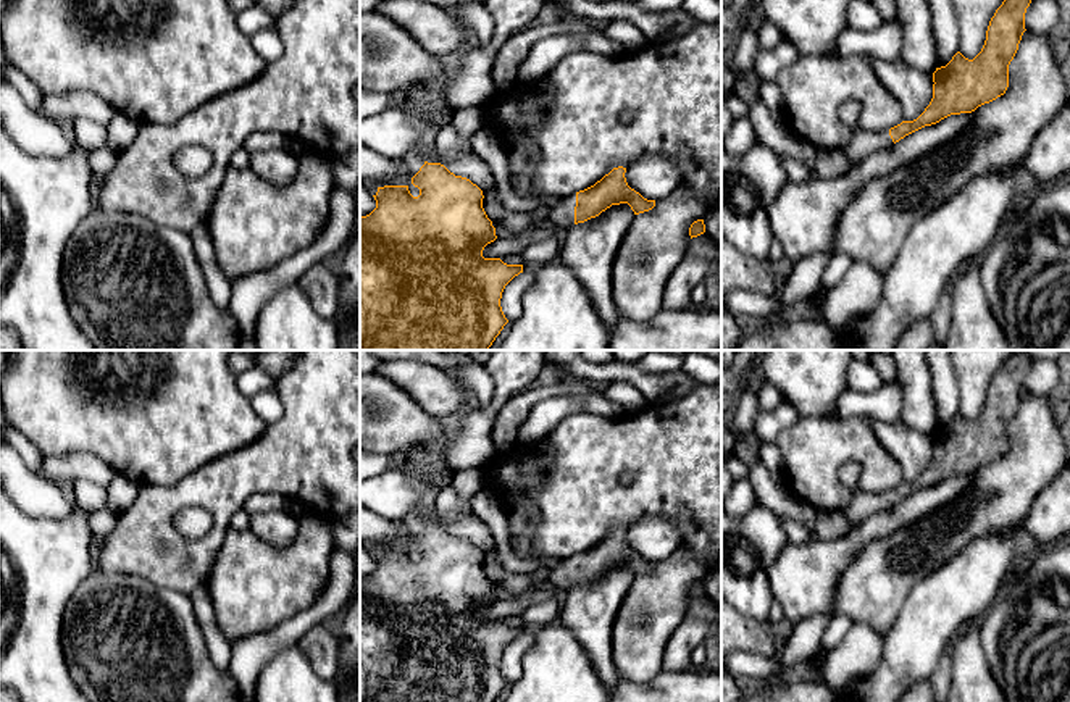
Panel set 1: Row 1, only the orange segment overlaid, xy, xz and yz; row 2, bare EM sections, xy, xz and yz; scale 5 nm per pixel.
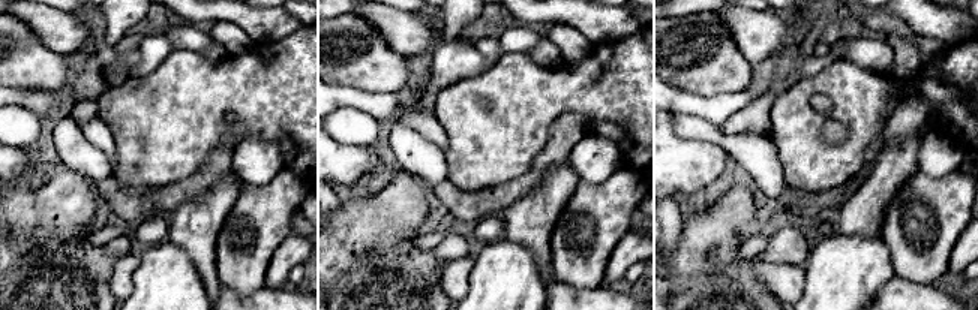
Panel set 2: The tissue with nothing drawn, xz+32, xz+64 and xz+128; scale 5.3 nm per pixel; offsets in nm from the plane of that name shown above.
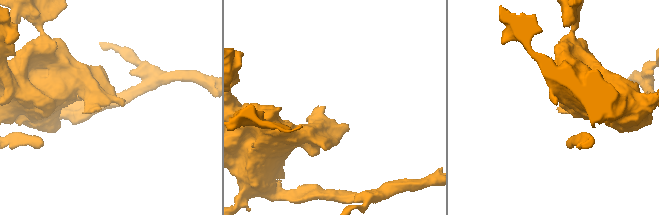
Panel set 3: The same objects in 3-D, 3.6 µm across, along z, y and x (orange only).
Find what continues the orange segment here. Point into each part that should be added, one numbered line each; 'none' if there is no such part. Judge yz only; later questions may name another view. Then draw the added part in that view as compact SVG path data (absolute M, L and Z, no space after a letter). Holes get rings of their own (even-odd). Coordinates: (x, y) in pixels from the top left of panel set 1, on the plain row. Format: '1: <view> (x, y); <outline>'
1: yz (862, 505); M854 489L854 499L842 512L852 524L860 524L873 513L888 510L892 505L889 491L881 494L867 494L860 489Z

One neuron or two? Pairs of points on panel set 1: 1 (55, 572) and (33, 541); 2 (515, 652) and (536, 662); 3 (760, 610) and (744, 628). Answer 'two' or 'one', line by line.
1: one
2: two
3: two

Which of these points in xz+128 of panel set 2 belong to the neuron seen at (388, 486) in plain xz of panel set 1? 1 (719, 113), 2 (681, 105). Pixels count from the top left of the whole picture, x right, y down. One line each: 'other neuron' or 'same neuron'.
1: other neuron
2: other neuron

